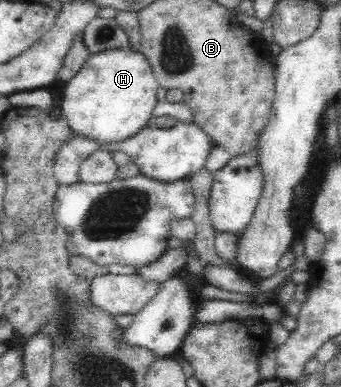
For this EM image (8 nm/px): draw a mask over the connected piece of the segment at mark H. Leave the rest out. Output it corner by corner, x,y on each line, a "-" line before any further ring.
131,48
89,55
83,68
66,82
58,103
71,134
93,139
102,148
103,145
127,140
151,126
153,109
158,101
157,89
160,87
151,68
146,56

